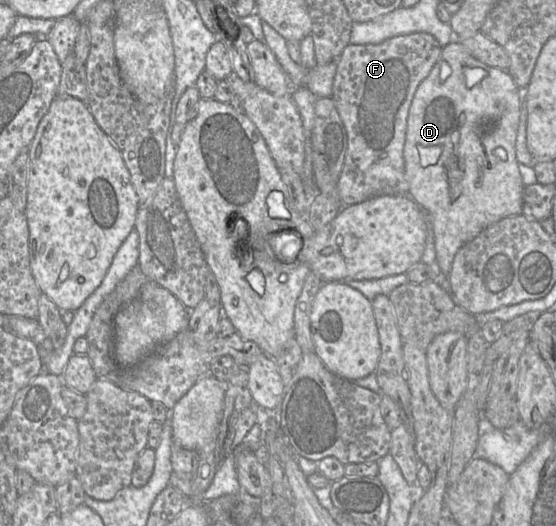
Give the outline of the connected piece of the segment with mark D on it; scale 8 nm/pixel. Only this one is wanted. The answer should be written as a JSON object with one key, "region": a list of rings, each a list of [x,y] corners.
{"region":[[[452,41],[443,47],[439,60],[413,97],[403,150],[408,195],[422,211],[430,214],[436,259],[447,277],[456,253],[464,244],[499,220],[522,214],[525,188],[516,158],[523,90],[516,86],[507,70],[473,67],[467,63],[469,58],[470,51],[460,42]]]}

